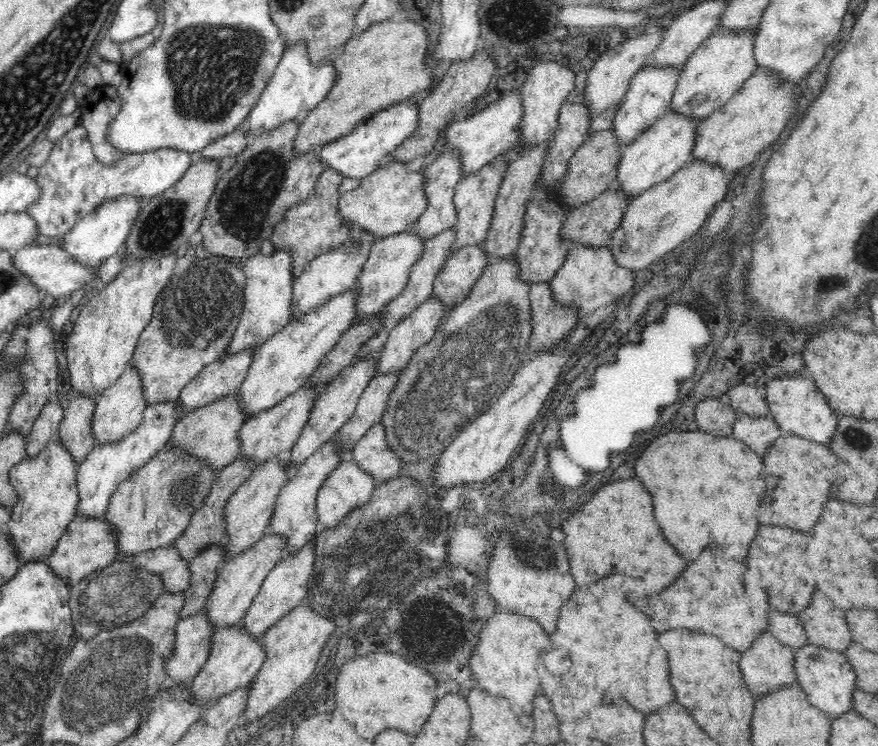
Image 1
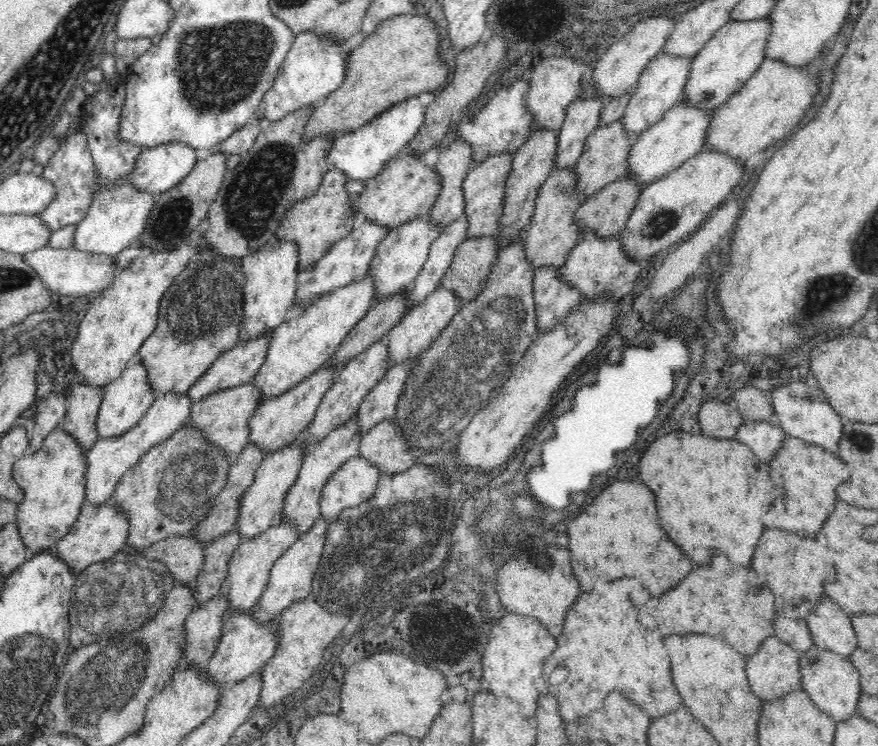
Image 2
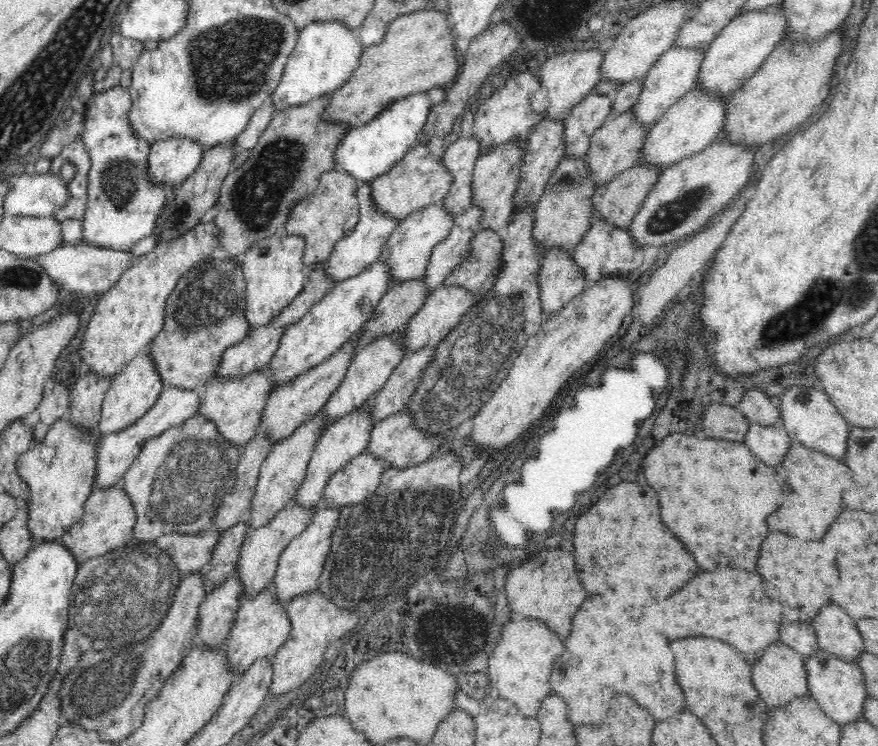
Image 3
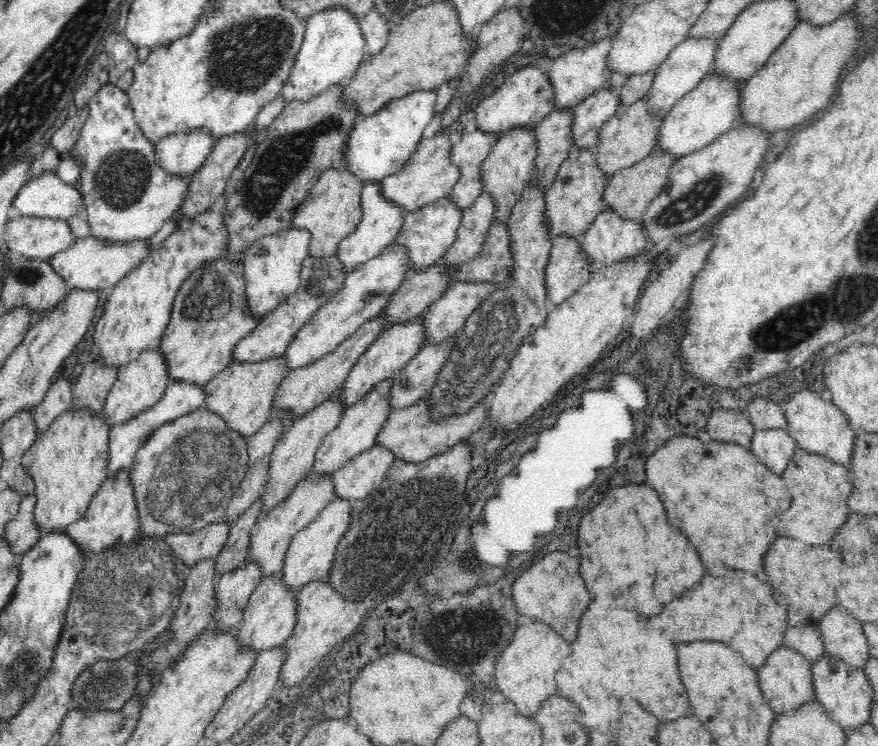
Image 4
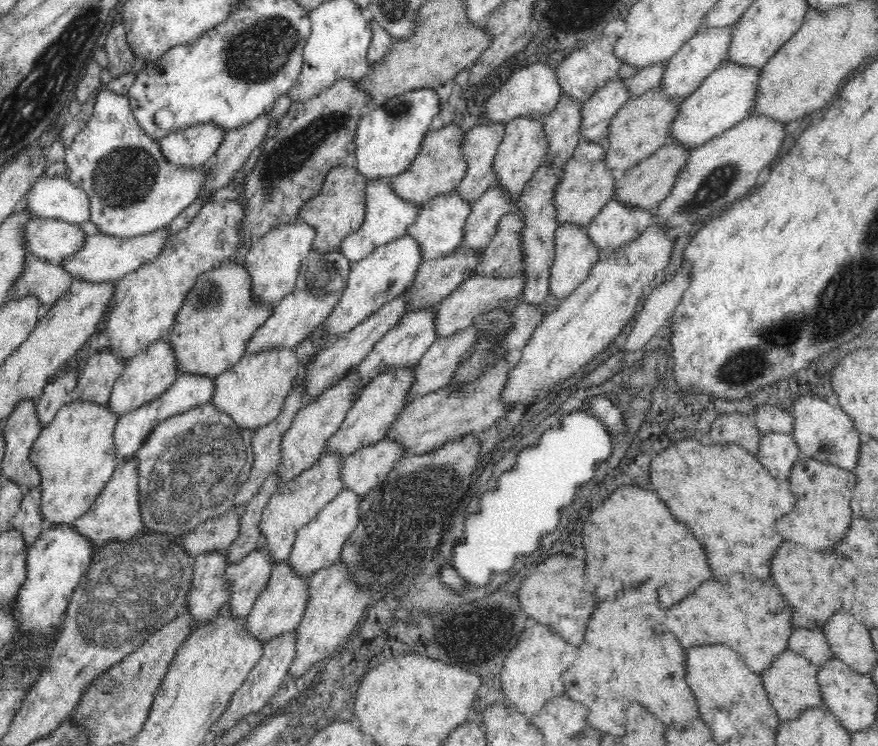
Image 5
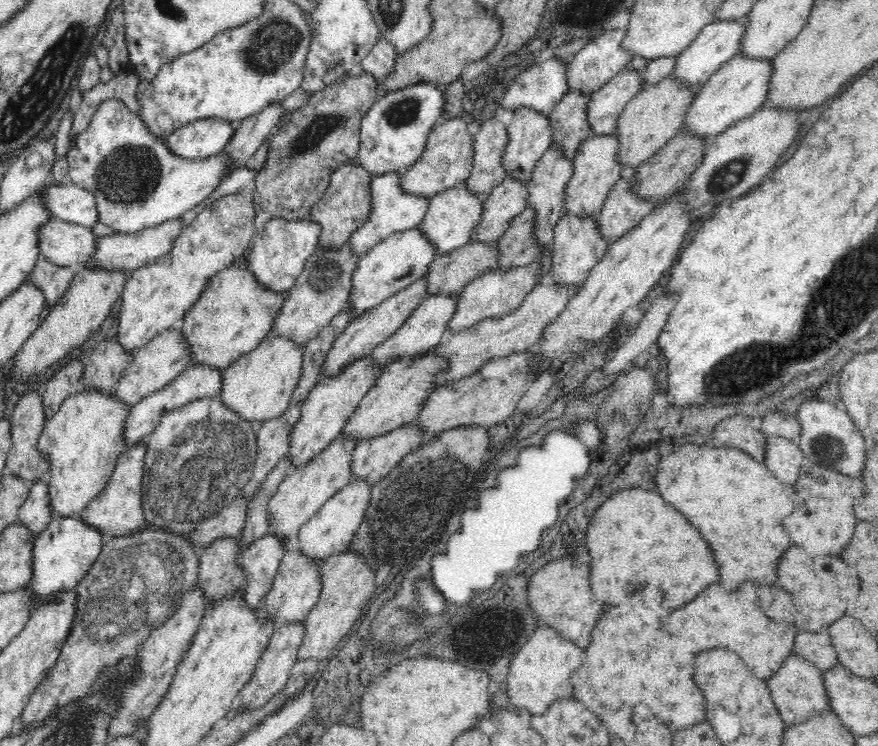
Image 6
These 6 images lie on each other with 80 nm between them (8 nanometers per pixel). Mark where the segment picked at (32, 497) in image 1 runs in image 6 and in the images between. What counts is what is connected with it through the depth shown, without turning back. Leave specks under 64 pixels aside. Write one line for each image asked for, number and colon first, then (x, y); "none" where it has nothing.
2: (52, 478)
3: (60, 470)
4: (69, 462)
5: (75, 455)
6: (84, 440)

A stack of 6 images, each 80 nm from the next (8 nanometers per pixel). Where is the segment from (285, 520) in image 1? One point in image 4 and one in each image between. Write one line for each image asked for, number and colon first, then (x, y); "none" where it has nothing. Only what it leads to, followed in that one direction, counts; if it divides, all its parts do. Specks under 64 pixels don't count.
2: (301, 506)
3: (344, 440)
4: (360, 425)

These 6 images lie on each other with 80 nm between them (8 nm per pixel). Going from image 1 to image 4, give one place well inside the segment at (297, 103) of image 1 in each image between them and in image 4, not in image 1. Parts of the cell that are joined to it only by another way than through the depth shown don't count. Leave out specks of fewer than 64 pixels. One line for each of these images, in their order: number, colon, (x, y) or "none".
2: (314, 67)
3: (326, 54)
4: (334, 44)

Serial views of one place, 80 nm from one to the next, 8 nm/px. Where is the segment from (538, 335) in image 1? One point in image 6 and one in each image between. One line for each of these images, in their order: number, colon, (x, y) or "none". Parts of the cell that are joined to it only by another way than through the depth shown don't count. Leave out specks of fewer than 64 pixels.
2: (554, 297)
3: (559, 279)
4: (568, 268)
5: (575, 255)
6: (578, 246)

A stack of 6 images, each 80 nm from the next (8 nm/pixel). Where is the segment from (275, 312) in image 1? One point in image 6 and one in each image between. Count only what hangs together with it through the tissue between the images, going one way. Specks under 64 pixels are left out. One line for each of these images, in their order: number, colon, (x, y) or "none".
2: (271, 272)
3: (273, 268)
4: (271, 266)
5: (273, 261)
6: (279, 252)

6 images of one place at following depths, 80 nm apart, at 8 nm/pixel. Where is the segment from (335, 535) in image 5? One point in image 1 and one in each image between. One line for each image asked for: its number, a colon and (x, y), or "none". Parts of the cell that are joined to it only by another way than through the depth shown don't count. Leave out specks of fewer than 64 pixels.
1: (286, 586)
2: (290, 580)
3: (299, 568)
4: (309, 556)

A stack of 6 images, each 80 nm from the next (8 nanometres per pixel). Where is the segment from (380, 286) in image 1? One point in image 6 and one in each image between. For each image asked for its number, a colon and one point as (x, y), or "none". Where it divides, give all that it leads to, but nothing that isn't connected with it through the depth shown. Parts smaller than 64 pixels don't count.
2: (399, 257)
3: (407, 252)
4: (428, 233)
5: (439, 227)
6: (452, 216)

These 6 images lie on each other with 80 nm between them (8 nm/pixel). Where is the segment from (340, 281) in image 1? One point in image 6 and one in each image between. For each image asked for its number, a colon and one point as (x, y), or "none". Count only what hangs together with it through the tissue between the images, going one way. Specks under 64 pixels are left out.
2: (349, 259)
3: (359, 249)
4: (381, 220)
5: (387, 217)
6: (392, 210)

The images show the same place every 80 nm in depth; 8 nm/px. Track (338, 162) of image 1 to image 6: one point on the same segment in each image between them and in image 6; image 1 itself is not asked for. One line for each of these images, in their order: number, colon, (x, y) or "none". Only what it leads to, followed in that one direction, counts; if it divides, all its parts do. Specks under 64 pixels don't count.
2: (361, 154)
3: (367, 151)
4: (379, 145)
5: (388, 138)
6: (393, 133)

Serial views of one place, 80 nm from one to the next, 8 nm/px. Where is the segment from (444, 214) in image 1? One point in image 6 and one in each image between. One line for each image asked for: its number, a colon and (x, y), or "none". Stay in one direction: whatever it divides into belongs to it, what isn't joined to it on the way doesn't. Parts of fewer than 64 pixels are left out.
2: (455, 160)
3: (459, 157)
4: (470, 148)
5: (481, 142)
6: (488, 171)

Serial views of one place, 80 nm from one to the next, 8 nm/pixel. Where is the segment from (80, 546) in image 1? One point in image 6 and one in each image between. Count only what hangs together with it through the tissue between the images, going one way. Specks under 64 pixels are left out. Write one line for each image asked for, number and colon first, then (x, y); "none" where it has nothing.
2: (100, 531)
3: (107, 524)
4: (112, 519)
5: (115, 515)
6: (118, 510)

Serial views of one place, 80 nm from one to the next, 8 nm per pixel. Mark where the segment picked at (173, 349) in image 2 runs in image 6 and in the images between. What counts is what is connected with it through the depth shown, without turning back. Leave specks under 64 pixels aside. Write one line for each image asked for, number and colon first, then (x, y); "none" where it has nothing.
3: (204, 316)
4: (210, 315)
5: (219, 317)
6: (235, 312)

